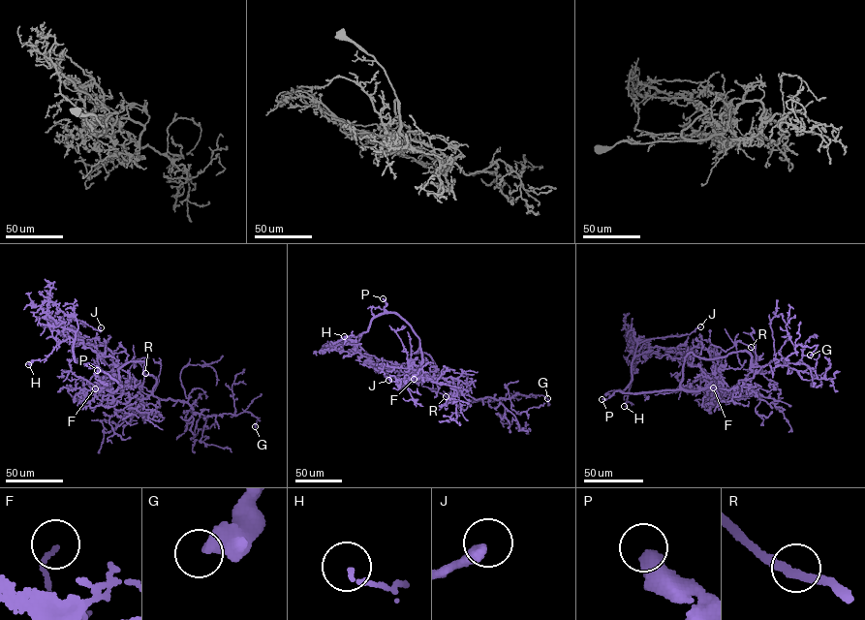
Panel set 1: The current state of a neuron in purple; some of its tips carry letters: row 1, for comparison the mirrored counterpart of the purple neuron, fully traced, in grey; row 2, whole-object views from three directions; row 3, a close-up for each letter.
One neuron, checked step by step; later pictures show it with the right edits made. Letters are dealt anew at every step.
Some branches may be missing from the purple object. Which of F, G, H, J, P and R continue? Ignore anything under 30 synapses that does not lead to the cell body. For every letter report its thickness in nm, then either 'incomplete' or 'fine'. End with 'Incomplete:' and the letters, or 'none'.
F: 110 nm thick; fine
G: 480 nm thick; fine
H: 140 nm thick; fine
J: 360 nm thick; incomplete
P: 480 nm thick; incomplete
R: 240 nm thick; fine
Incomplete: J, P

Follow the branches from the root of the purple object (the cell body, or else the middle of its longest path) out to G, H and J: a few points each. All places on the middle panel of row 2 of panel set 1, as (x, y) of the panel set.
G: (423, 372), (451, 376), (456, 393), (458, 389), (476, 399), (531, 394), (542, 395), (548, 405), (547, 398)
H: (423, 372), (419, 339), (395, 313), (376, 316), (367, 330), (355, 337), (344, 336)
J: (423, 372), (419, 339), (399, 316), (384, 312), (372, 319), (357, 340), (375, 362), (387, 371), (388, 380)

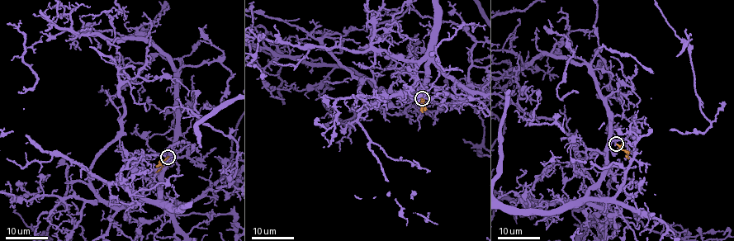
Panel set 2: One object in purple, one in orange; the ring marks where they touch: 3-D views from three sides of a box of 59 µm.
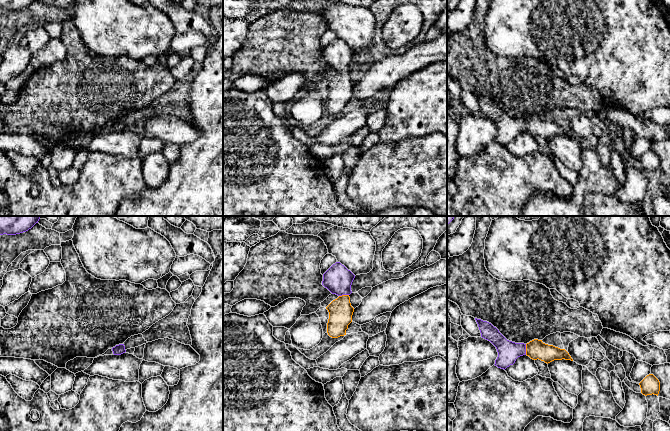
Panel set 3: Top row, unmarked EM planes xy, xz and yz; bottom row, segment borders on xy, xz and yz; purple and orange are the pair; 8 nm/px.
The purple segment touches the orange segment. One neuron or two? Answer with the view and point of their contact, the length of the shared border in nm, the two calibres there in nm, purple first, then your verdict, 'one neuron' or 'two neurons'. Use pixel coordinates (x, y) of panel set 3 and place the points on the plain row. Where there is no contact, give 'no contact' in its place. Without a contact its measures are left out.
yz (525, 125) | 90 nm | 170/160 nm | one neuron

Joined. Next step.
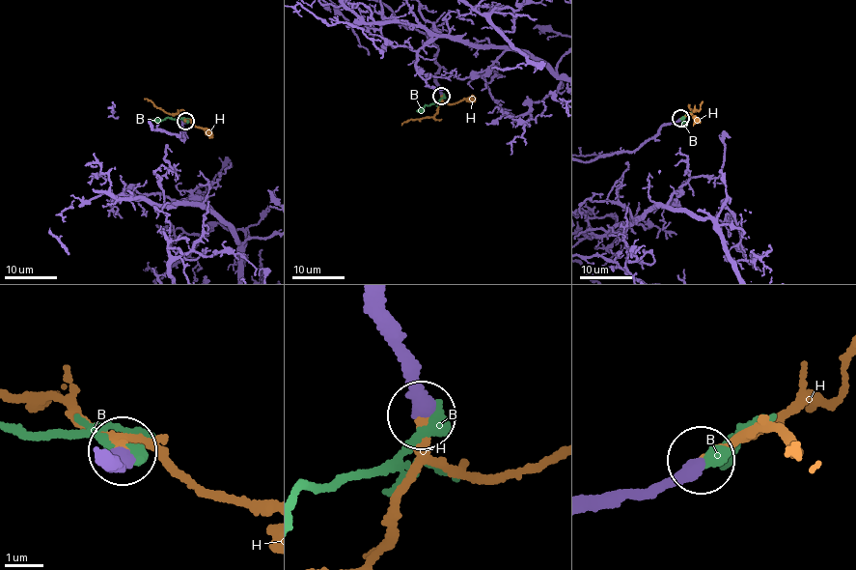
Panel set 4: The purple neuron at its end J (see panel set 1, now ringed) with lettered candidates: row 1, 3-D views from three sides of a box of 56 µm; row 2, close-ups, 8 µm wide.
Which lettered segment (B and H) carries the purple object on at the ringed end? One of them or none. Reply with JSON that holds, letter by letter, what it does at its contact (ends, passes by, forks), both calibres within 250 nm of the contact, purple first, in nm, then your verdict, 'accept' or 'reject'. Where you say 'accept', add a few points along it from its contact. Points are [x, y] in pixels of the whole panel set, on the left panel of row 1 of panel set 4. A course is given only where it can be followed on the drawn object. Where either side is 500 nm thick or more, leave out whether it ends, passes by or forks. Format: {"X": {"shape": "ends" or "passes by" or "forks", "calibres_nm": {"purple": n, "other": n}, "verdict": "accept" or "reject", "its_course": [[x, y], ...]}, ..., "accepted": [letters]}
{"B": {"shape": "ends", "calibres_nm": {"purple": 380, "other": 400}, "verdict": "reject"}, "H": {"shape": "ends", "calibres_nm": {"purple": 380, "other": 280}, "verdict": "accept", "its_course": [[184, 122], [175, 113], [156, 108], [145, 98]]}, "accepted": ["H"]}

